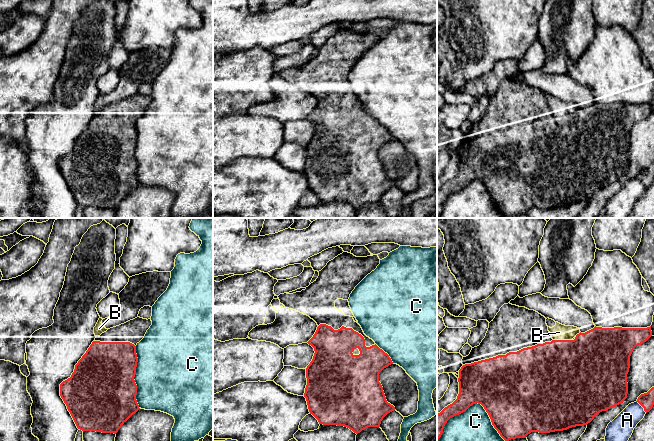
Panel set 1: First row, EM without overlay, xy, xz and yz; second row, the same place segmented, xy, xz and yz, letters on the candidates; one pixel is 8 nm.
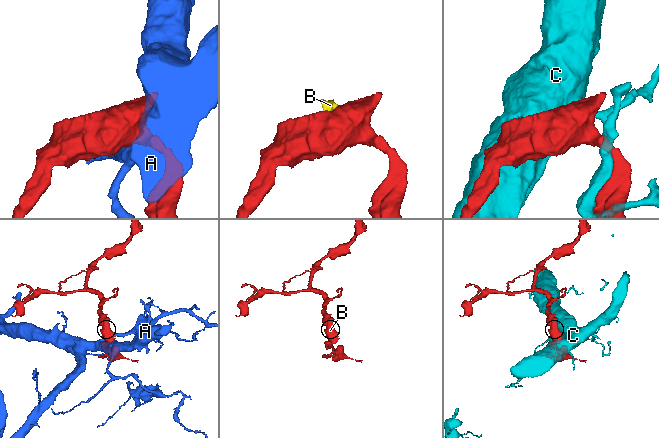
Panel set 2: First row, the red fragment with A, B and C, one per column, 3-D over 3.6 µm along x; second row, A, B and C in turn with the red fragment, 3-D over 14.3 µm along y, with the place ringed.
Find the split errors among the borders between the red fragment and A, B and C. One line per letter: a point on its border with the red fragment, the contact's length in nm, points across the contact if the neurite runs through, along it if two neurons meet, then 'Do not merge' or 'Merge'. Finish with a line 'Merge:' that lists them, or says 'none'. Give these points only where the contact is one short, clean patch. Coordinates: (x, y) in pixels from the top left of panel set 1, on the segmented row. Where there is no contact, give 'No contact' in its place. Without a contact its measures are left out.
A: Touches red at yz (642, 406). Shared border 130 nm. Do not merge
B: Touches red at yz (563, 340). Shared border 160 nm. Boundary: yz (553, 339), (572, 340). Do not merge
C: Touches red at yz (473, 403). Shared border 550 nm. Do not merge
Merge: none

